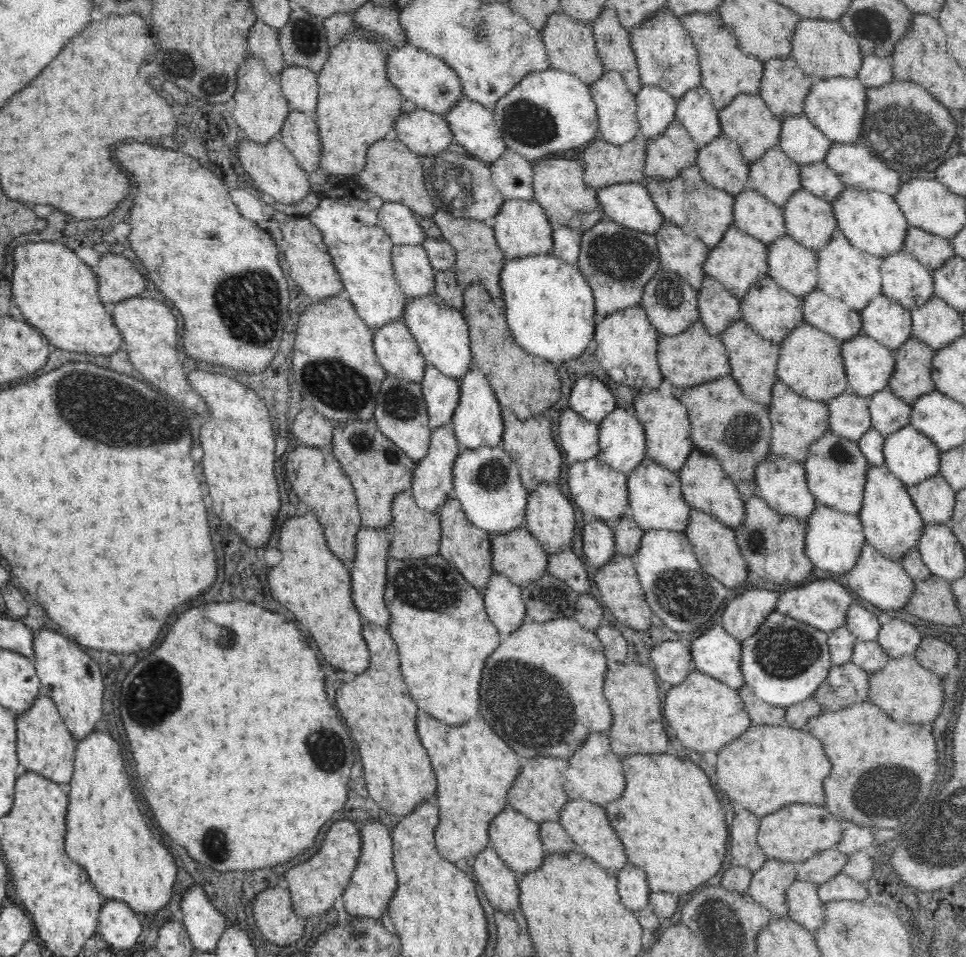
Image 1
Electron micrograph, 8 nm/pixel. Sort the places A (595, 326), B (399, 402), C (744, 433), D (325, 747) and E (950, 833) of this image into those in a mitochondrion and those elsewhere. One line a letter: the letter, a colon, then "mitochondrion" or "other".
A: other
B: mitochondrion
C: mitochondrion
D: mitochondrion
E: mitochondrion

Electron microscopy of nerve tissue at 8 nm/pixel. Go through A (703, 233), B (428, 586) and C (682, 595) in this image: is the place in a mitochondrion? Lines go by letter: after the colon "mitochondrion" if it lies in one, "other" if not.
A: other
B: mitochondrion
C: mitochondrion

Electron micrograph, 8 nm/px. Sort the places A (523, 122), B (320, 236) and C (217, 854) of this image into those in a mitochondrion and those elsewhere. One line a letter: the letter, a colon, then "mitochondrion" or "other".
A: mitochondrion
B: other
C: mitochondrion

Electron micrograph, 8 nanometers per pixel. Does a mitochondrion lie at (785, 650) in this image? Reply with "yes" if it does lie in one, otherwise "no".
yes

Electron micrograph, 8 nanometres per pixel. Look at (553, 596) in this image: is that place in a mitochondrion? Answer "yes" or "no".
yes

